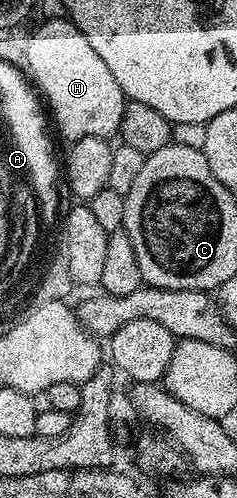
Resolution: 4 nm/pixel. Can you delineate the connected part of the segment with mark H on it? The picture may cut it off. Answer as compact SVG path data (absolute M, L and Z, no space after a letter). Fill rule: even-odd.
M63 19L46 21L29 38L24 48L24 56L28 59L27 75L46 101L50 116L52 111L56 128L65 136L65 141L81 140L87 136L108 140L120 130L126 103L124 91L94 46L86 42L86 34L82 34L71 19Z

